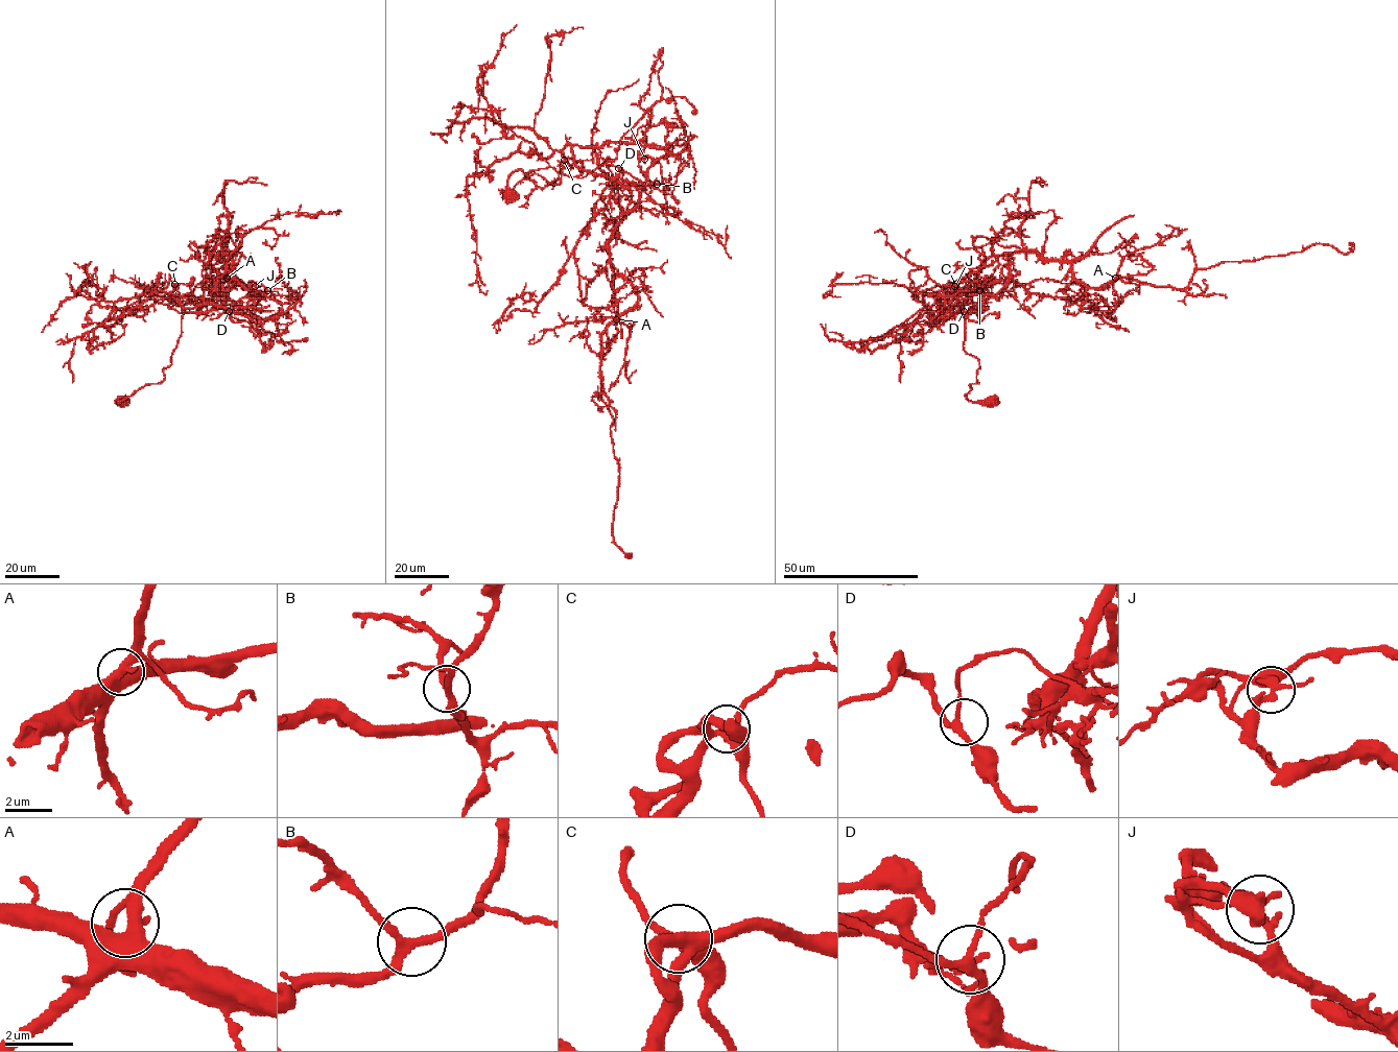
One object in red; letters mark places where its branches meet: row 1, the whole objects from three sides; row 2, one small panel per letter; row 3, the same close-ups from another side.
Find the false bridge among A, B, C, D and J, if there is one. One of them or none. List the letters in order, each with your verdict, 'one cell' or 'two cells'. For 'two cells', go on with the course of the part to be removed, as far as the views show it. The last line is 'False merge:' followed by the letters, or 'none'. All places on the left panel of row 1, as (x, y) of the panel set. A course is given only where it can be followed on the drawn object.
A: one cell
B: one cell
C: one cell
D: one cell
J: two cells | (255, 285), (220, 253), (247, 288), (212, 289), (222, 243), (238, 248)
False merge: J

